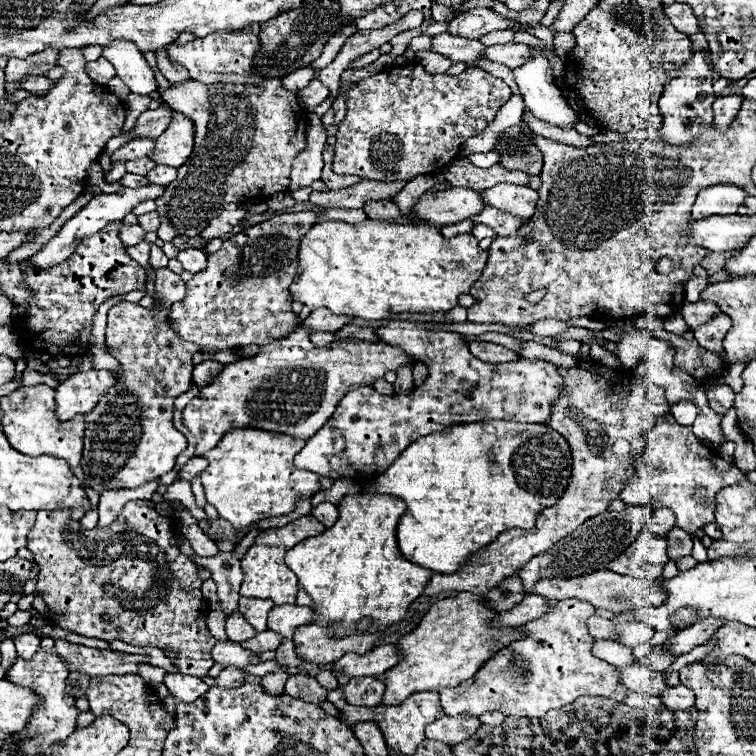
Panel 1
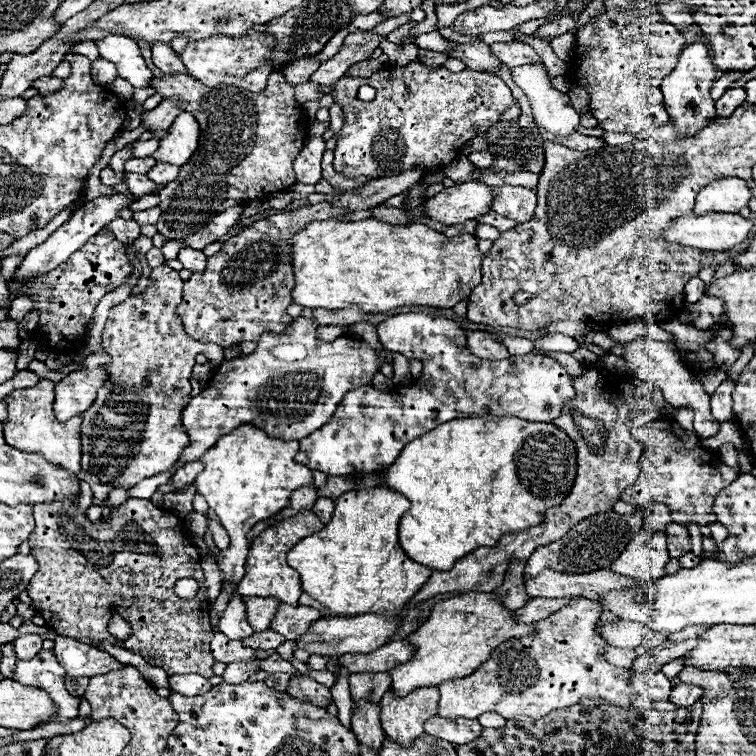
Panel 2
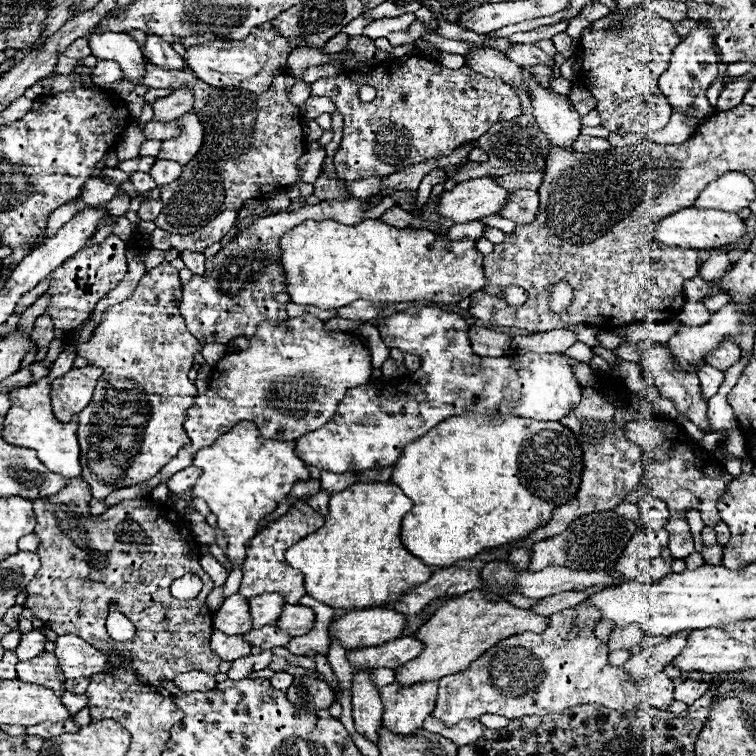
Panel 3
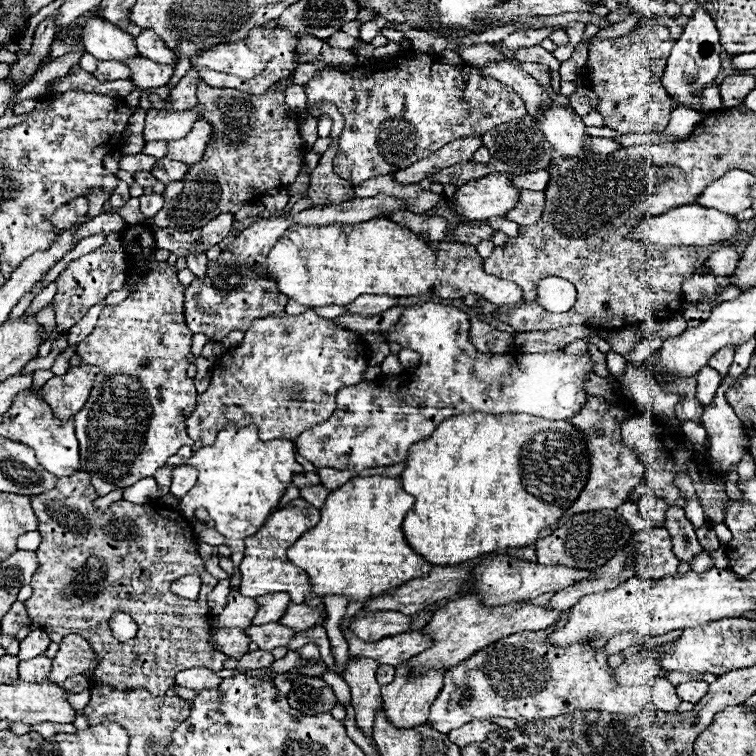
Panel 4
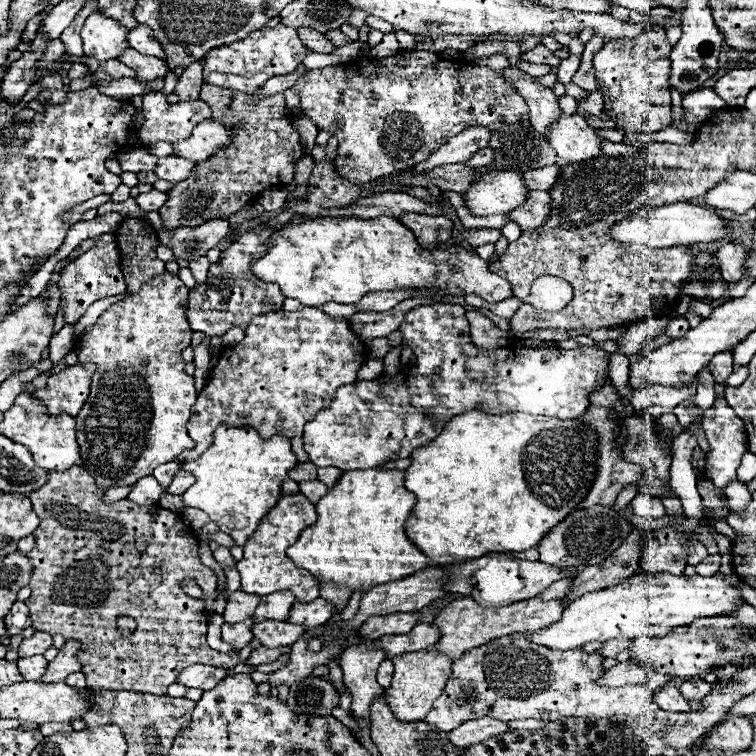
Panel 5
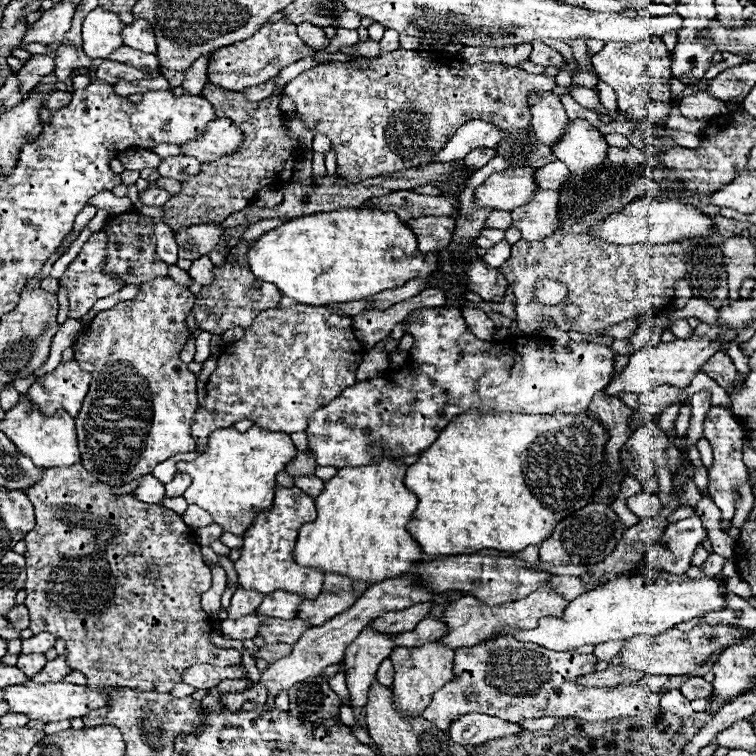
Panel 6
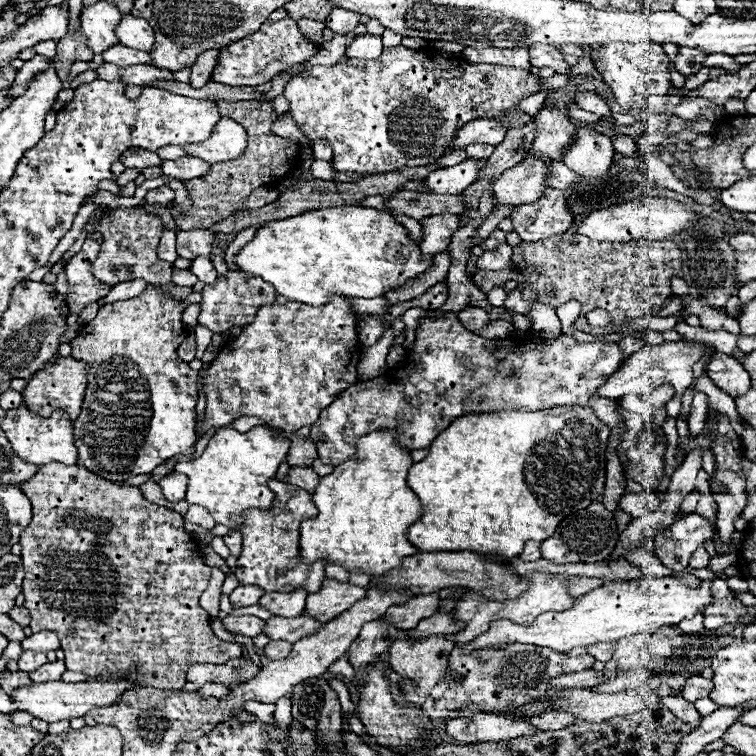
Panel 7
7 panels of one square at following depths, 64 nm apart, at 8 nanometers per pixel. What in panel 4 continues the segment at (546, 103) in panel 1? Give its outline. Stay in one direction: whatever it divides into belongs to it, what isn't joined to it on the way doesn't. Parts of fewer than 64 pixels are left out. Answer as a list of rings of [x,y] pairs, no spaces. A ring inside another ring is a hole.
[[[552,104],[550,110],[546,110],[540,118],[540,130],[544,132],[546,140],[554,146],[558,156],[564,158],[578,158],[584,156],[588,150],[584,146],[586,138],[586,126],[582,118],[572,108],[562,108]]]

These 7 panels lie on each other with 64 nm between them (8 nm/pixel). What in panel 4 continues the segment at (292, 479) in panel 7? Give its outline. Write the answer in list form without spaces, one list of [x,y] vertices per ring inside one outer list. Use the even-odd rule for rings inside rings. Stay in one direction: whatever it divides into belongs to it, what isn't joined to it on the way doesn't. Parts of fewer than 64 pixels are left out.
[[[318,484],[318,486],[306,486],[306,488],[300,490],[300,496],[302,496],[306,502],[314,504],[316,508],[320,508],[320,506],[324,504],[324,500],[326,500],[328,494],[330,494],[330,490],[326,490],[322,484]]]

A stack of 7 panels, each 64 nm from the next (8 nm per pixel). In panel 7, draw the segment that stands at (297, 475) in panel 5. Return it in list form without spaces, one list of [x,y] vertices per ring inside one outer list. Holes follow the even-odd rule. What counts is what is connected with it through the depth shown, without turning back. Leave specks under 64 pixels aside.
[[[290,436],[290,452],[288,452],[290,466],[312,466],[316,458],[318,458],[316,444],[310,438]]]

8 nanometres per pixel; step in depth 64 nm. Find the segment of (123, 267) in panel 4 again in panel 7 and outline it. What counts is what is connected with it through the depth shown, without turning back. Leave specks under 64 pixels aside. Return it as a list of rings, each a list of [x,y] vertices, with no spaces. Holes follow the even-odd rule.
[[[86,238],[82,250],[66,266],[66,278],[68,278],[66,306],[70,314],[78,314],[88,302],[104,298],[112,288],[108,284],[98,284],[98,280],[94,280],[94,274],[90,272],[94,256],[98,256],[98,240]]]

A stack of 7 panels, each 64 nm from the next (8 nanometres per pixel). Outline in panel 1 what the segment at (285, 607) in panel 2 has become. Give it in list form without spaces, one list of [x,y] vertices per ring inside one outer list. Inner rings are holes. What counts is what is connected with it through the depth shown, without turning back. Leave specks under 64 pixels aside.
[[[282,604],[282,606],[274,606],[274,612],[270,612],[268,630],[274,630],[284,638],[292,638],[300,626],[312,620],[314,620],[314,610],[310,606]]]

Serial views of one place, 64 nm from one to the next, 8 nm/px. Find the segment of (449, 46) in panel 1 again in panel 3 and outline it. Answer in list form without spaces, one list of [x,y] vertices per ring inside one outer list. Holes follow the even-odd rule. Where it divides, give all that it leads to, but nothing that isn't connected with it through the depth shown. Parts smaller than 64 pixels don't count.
[[[488,46],[482,50],[472,50],[470,58],[466,58],[466,64],[470,64],[470,68],[480,72],[482,76],[500,78],[502,82],[510,86],[514,84],[518,90],[528,94],[528,86],[522,80],[522,68],[512,60],[506,60],[506,56],[498,50],[492,50]]]

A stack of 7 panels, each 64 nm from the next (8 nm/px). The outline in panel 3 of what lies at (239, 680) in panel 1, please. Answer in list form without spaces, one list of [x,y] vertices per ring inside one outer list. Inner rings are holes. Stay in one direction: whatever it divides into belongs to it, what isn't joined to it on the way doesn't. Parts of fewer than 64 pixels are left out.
[[[260,652],[260,654],[250,654],[240,660],[232,662],[232,668],[228,670],[230,680],[240,680],[242,676],[250,676],[250,672],[264,670],[272,662],[272,652]]]

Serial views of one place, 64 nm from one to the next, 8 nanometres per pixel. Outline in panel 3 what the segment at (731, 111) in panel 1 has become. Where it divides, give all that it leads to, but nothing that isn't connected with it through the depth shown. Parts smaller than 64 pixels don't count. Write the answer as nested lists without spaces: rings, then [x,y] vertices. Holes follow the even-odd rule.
[[[738,78],[738,80],[734,80],[734,82],[724,84],[724,88],[722,88],[722,92],[720,92],[720,98],[718,98],[716,110],[722,112],[722,108],[734,108],[734,106],[742,104],[742,98],[744,98],[744,94],[748,92],[750,84],[752,84],[752,82],[750,82],[748,78]]]

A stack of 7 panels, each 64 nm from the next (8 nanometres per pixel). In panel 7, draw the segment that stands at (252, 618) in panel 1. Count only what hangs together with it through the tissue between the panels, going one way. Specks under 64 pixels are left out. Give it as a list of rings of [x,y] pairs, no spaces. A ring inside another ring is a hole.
[[[296,588],[294,592],[268,592],[260,600],[264,608],[268,608],[274,616],[282,616],[282,618],[302,616],[304,602],[306,602],[304,588]]]

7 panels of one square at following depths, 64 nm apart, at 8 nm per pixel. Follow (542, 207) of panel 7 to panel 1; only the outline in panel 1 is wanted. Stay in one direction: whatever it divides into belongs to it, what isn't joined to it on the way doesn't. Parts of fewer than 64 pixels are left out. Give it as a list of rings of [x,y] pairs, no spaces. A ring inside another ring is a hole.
[[[498,184],[482,192],[484,202],[488,206],[494,206],[502,212],[510,212],[512,216],[530,220],[536,210],[538,194],[536,190],[528,186],[516,186],[516,184]]]

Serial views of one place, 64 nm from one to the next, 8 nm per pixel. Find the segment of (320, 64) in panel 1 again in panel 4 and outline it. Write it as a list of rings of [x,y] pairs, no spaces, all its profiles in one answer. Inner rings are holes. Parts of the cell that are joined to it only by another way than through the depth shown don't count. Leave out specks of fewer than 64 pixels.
[[[336,32],[336,34],[332,34],[328,40],[326,40],[330,46],[336,46],[336,48],[342,48],[342,46],[350,46],[350,48],[354,48],[354,44],[358,42],[358,38],[350,38],[350,36],[346,36],[344,32]]]

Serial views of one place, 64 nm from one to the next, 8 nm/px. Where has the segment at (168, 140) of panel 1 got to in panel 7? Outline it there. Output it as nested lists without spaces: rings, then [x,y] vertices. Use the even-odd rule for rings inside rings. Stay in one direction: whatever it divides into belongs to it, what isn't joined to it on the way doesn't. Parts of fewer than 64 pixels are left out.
[[[222,118],[210,140],[202,142],[202,144],[188,144],[184,150],[190,156],[202,158],[210,164],[218,164],[218,162],[226,162],[226,160],[234,160],[238,156],[242,156],[244,148],[246,148],[246,130],[230,120],[230,118]]]

